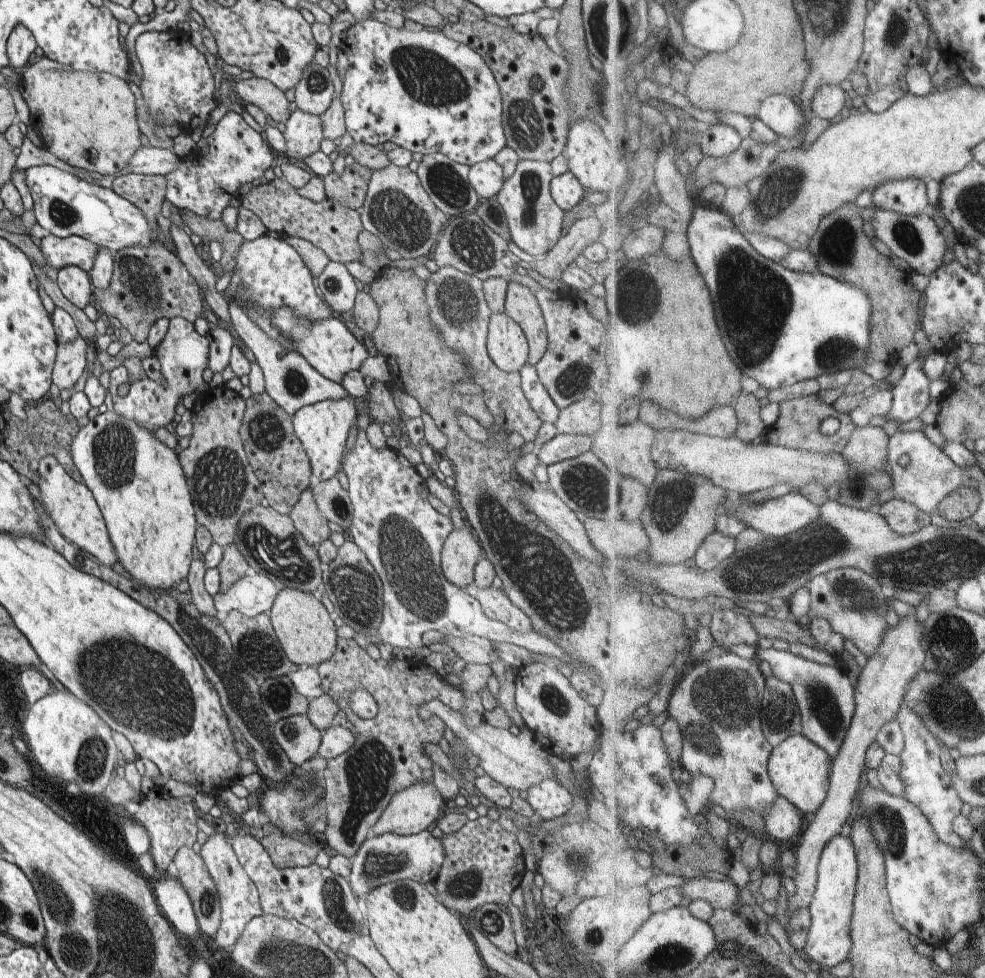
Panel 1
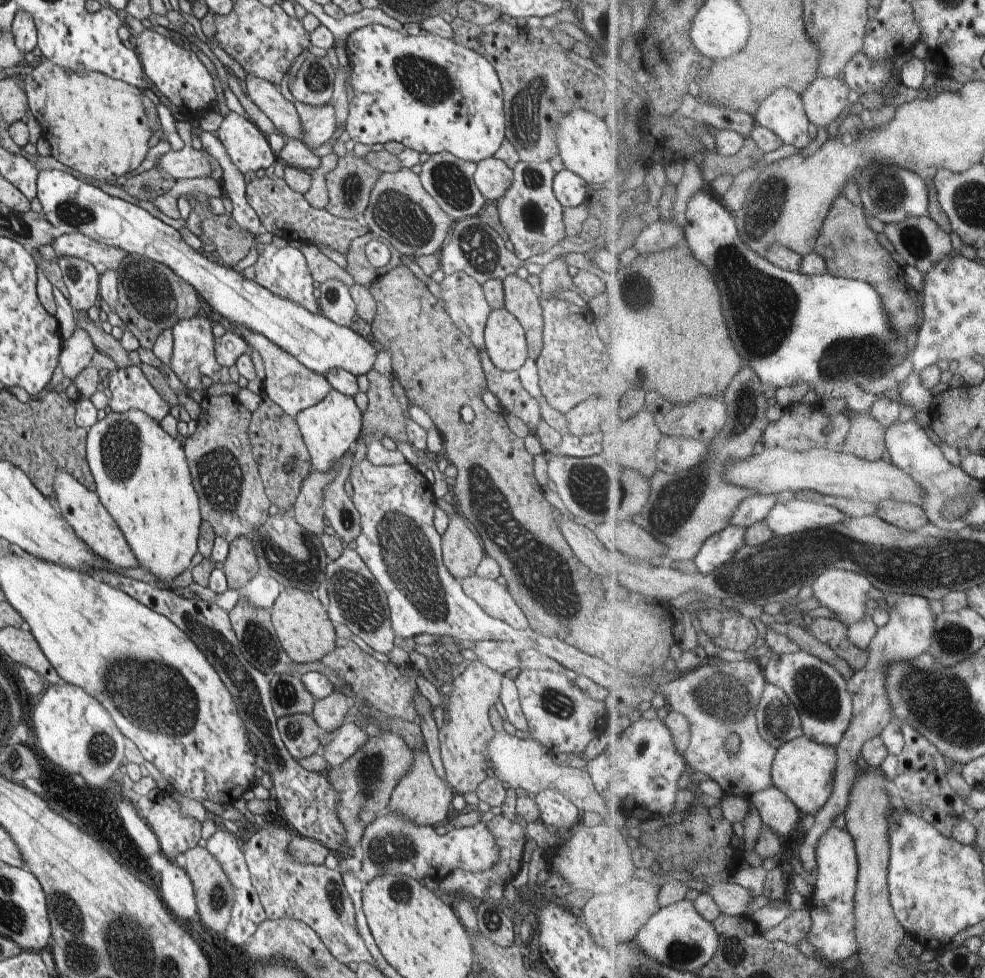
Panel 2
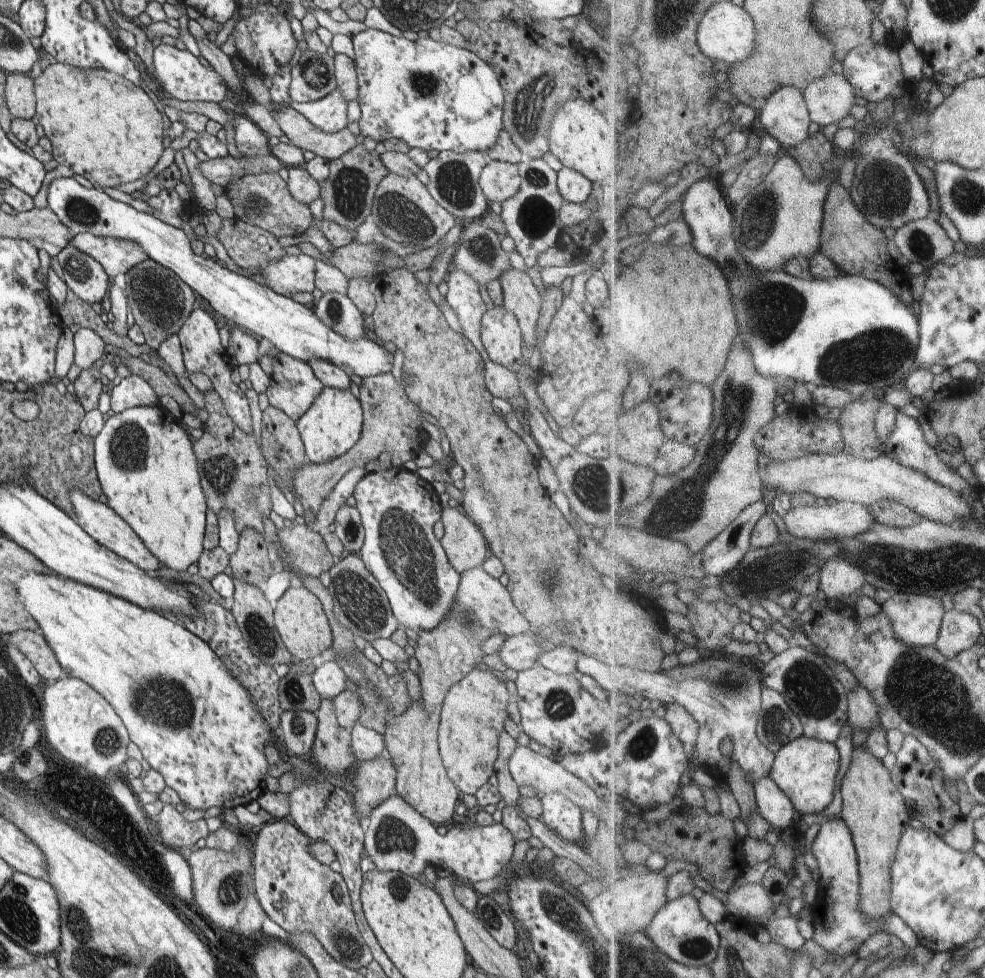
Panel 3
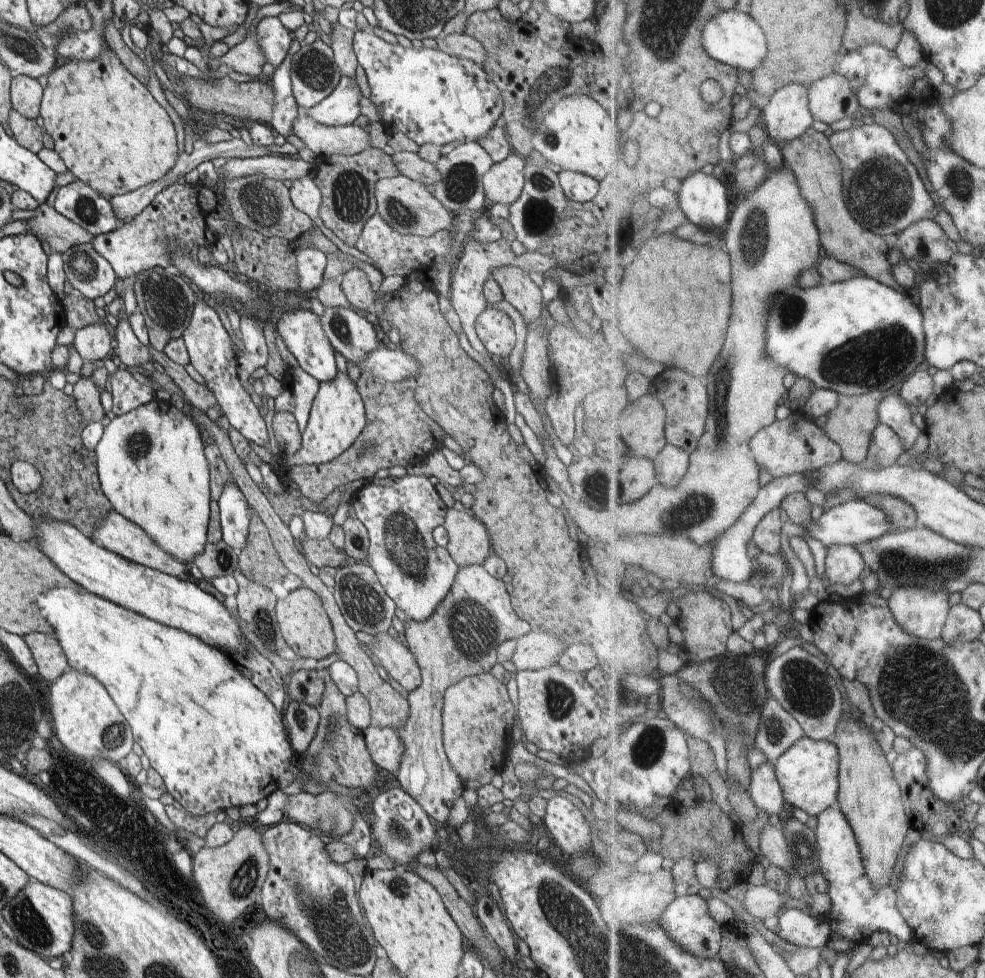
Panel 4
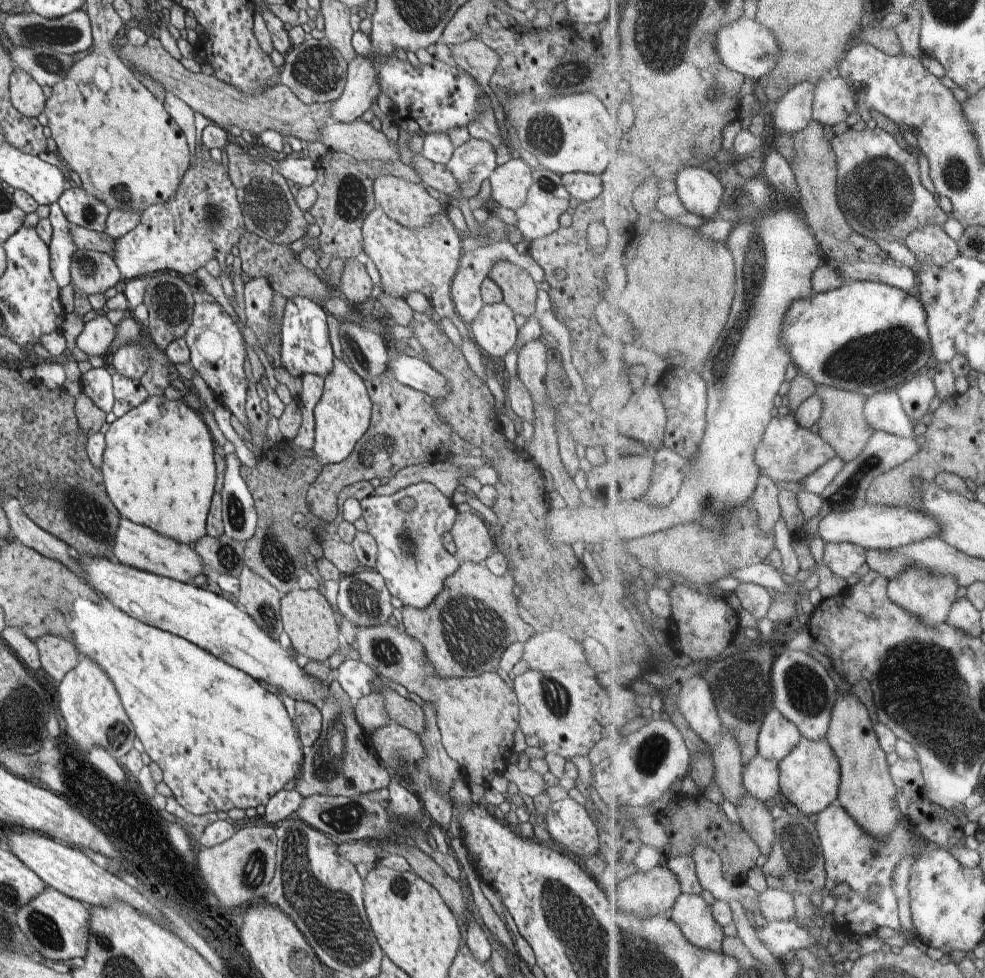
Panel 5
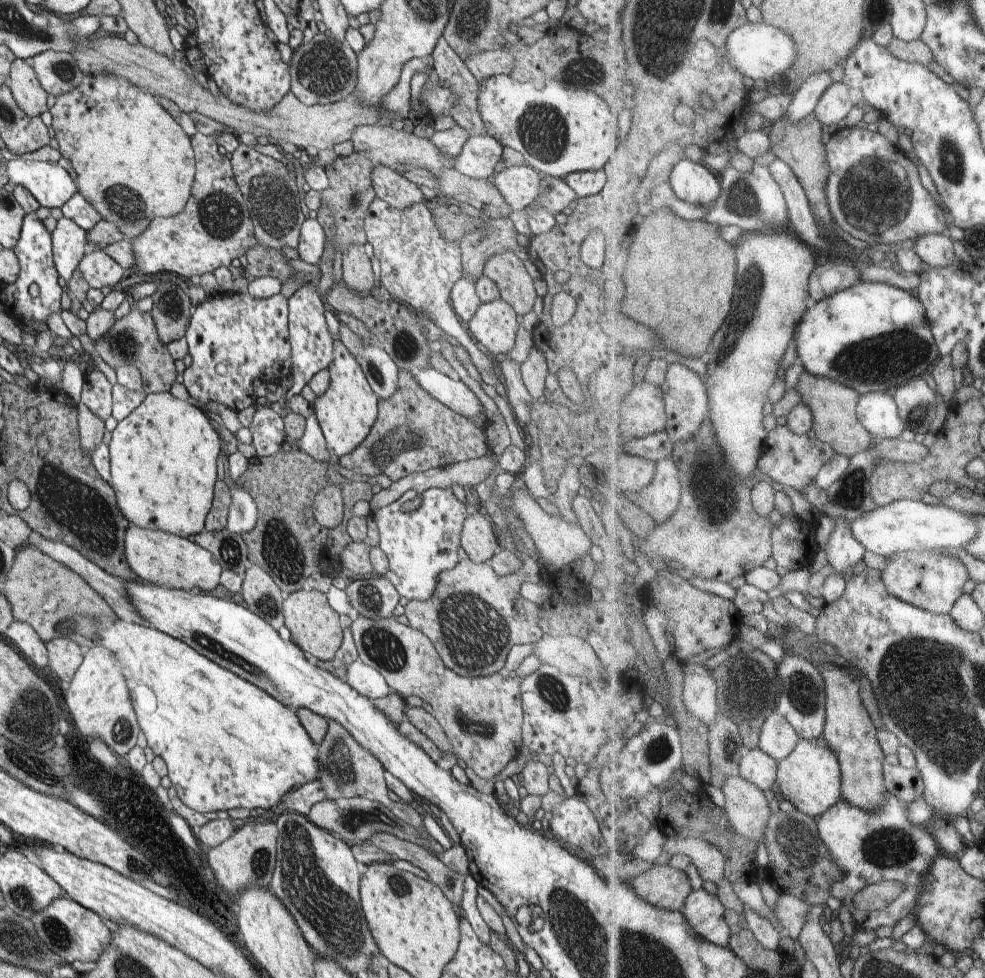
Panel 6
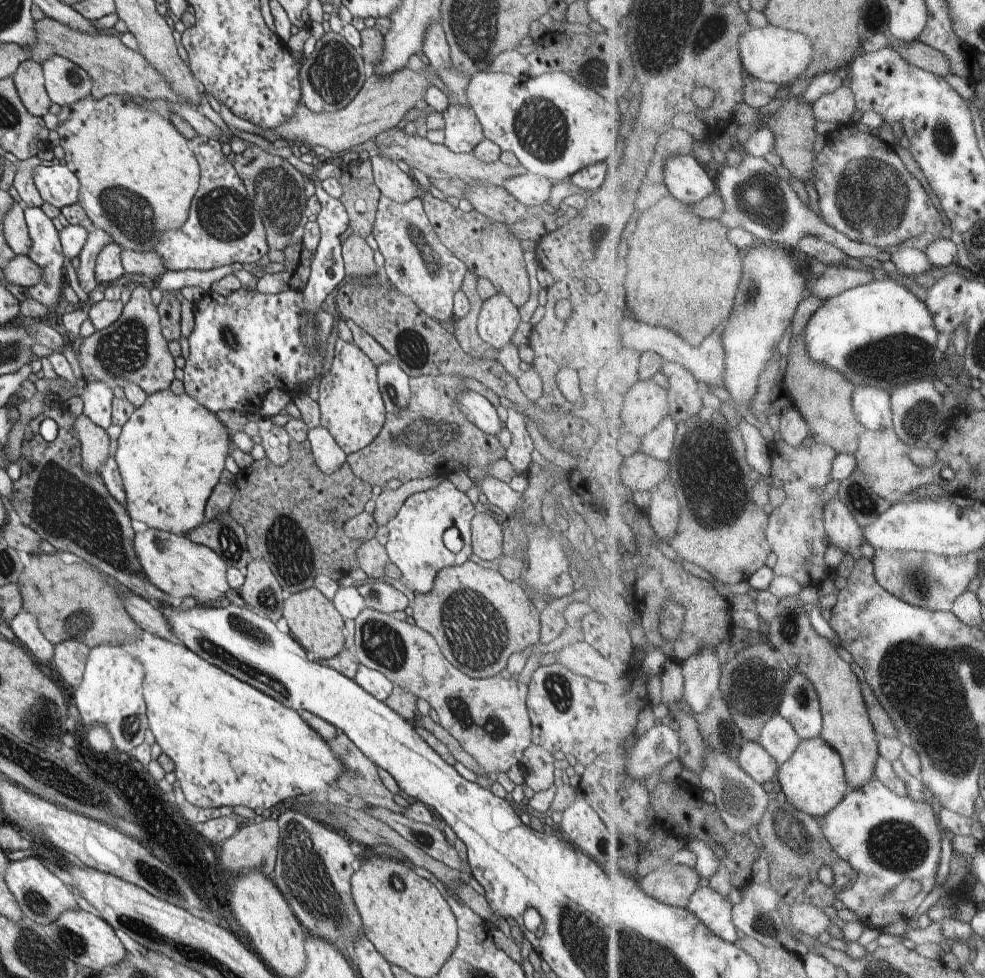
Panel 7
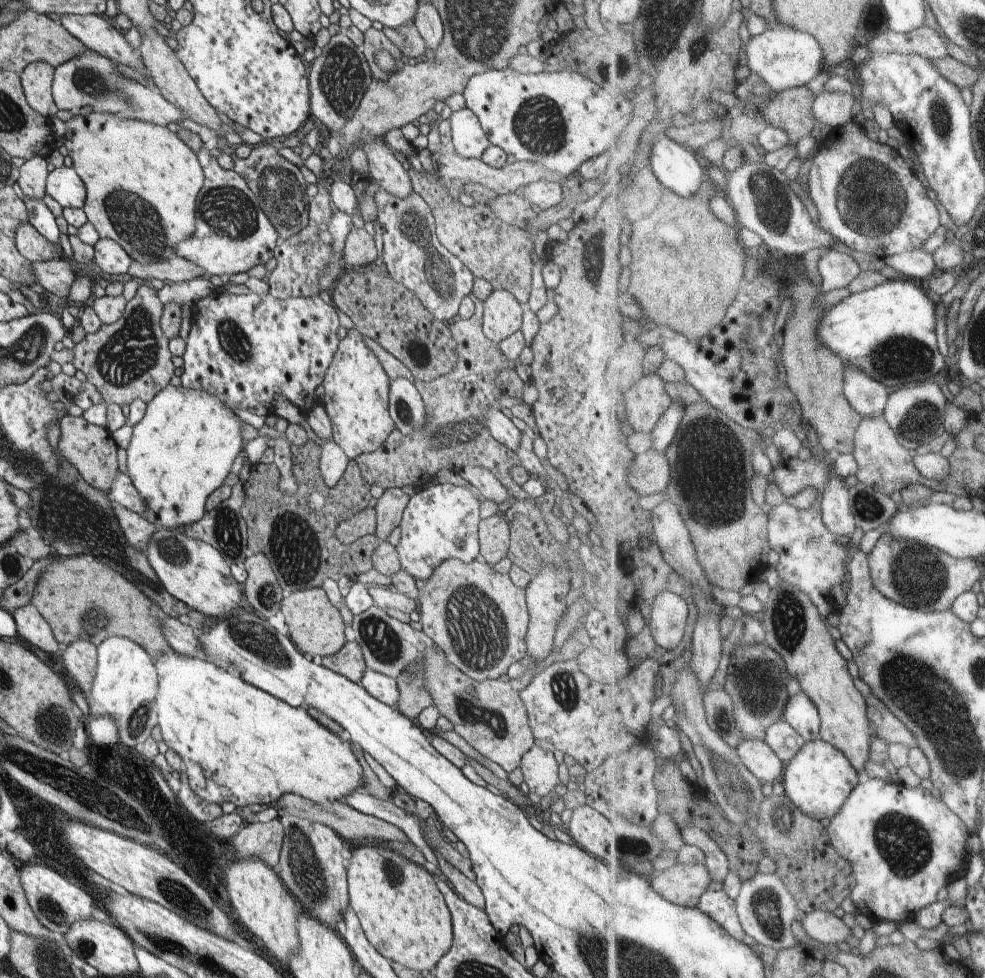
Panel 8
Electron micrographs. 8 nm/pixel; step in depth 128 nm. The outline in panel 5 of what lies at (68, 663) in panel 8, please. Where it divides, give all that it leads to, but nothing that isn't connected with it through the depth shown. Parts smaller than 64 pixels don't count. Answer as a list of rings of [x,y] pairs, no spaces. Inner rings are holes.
[[[44,635],[37,638],[35,644],[40,656],[40,673],[46,672],[58,682],[81,661],[81,655],[69,638]]]

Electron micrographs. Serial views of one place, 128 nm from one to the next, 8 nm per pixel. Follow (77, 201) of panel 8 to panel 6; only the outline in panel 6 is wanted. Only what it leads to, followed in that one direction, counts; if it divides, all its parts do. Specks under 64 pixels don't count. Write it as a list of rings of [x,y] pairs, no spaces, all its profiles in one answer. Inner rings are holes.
[[[16,155],[6,164],[9,182],[24,186],[41,206],[61,208],[78,193],[77,184],[57,162],[30,161]]]

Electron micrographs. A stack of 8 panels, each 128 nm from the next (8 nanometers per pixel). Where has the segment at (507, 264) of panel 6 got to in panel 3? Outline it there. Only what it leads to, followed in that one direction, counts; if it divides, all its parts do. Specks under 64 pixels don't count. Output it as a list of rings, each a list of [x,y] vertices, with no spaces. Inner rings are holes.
[[[508,268],[500,276],[503,290],[503,307],[517,319],[523,341],[532,350],[536,346],[536,324],[540,316],[542,296],[526,271]]]

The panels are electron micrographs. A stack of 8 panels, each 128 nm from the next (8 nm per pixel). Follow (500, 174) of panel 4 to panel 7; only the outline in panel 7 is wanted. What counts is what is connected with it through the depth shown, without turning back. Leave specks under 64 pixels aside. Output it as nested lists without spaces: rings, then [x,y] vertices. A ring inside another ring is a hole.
[[[526,172],[526,174],[506,180],[503,187],[527,208],[547,203],[553,184],[554,182],[546,177]]]

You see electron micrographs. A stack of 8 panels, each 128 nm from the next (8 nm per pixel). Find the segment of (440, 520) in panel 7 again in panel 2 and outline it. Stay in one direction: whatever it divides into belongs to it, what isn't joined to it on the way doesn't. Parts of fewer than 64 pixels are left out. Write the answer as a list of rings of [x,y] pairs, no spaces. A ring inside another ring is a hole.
[[[368,458],[360,460],[351,468],[349,481],[354,489],[352,496],[360,513],[360,536],[356,538],[356,552],[378,580],[387,594],[391,626],[396,637],[414,638],[418,634],[454,638],[455,641],[510,640],[512,627],[506,622],[488,616],[472,598],[462,590],[461,582],[444,566],[441,550],[441,535],[434,528],[436,501],[429,475],[421,474],[407,461],[403,464],[374,466]]]

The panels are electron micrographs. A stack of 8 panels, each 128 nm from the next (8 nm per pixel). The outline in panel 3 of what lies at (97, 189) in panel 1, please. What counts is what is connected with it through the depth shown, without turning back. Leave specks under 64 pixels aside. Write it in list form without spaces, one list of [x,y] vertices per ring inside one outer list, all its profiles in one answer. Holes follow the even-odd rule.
[[[63,177],[52,180],[48,186],[48,207],[54,212],[60,222],[74,234],[86,234],[98,236],[100,238],[118,238],[122,240],[130,240],[136,242],[144,252],[148,255],[148,259],[155,260],[158,264],[169,268],[175,272],[180,279],[183,280],[196,294],[200,294],[220,316],[224,316],[229,324],[240,327],[250,332],[258,339],[266,338],[270,340],[278,350],[287,355],[302,360],[302,362],[310,362],[310,360],[328,360],[332,364],[336,364],[350,376],[371,377],[380,376],[380,374],[390,373],[393,366],[393,355],[386,352],[384,346],[378,345],[372,340],[362,338],[362,340],[348,340],[344,336],[340,336],[334,332],[332,328],[326,326],[320,318],[316,318],[312,305],[303,305],[287,298],[271,288],[263,285],[261,282],[253,281],[249,277],[242,274],[232,272],[226,266],[220,266],[218,262],[212,260],[206,255],[199,256],[190,248],[190,240],[186,237],[183,229],[169,225],[159,216],[143,213],[134,209],[127,203],[112,199],[108,194],[104,193],[102,188],[97,190],[78,177]]]

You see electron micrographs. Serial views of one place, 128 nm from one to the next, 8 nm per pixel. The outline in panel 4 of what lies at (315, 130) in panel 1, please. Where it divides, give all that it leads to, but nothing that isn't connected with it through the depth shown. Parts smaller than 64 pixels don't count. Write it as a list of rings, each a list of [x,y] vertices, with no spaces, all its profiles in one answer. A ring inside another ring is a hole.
[[[344,76],[328,98],[324,98],[312,108],[301,108],[301,113],[324,126],[350,125],[363,113],[360,106],[362,97],[356,78]]]

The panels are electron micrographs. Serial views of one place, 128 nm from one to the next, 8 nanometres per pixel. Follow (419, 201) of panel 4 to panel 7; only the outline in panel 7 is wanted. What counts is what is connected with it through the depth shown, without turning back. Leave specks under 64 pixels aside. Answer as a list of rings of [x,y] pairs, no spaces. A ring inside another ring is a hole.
[[[372,153],[369,158],[374,182],[382,195],[400,204],[418,196],[418,183],[412,179],[400,163],[388,157]]]

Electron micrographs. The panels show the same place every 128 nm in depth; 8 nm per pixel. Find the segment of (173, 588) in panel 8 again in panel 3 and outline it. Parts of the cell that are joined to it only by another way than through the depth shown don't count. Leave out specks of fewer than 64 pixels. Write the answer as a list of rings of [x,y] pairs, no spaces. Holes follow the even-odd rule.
[[[76,489],[70,491],[70,502],[72,502],[72,508],[74,508],[74,514],[72,516],[84,529],[84,532],[89,534],[98,544],[109,548],[112,552],[118,554],[118,556],[122,556],[124,560],[136,564],[138,568],[146,570],[146,572],[148,570],[155,571],[159,570],[160,567],[166,567],[144,546],[142,540],[138,538],[138,534],[128,526],[126,520],[120,518],[106,502],[94,500],[86,496],[85,492]]]

